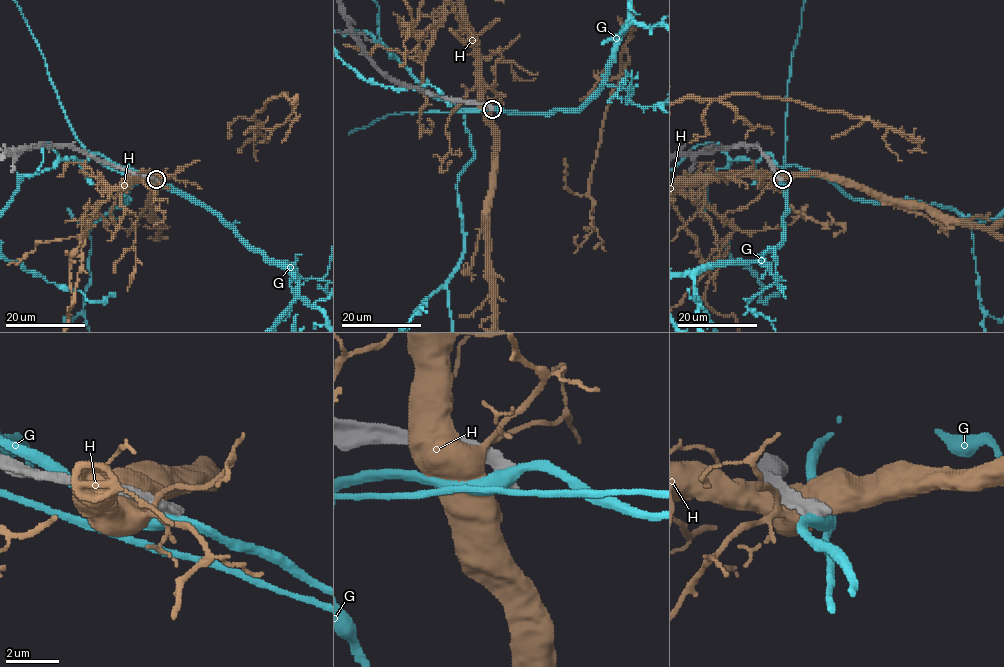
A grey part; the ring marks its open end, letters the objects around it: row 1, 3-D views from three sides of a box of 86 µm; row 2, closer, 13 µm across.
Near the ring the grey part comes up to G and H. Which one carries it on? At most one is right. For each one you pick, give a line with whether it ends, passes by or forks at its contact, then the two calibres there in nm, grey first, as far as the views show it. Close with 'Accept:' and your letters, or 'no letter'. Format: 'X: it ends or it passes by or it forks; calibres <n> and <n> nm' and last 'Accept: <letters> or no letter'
Accept: no letter

